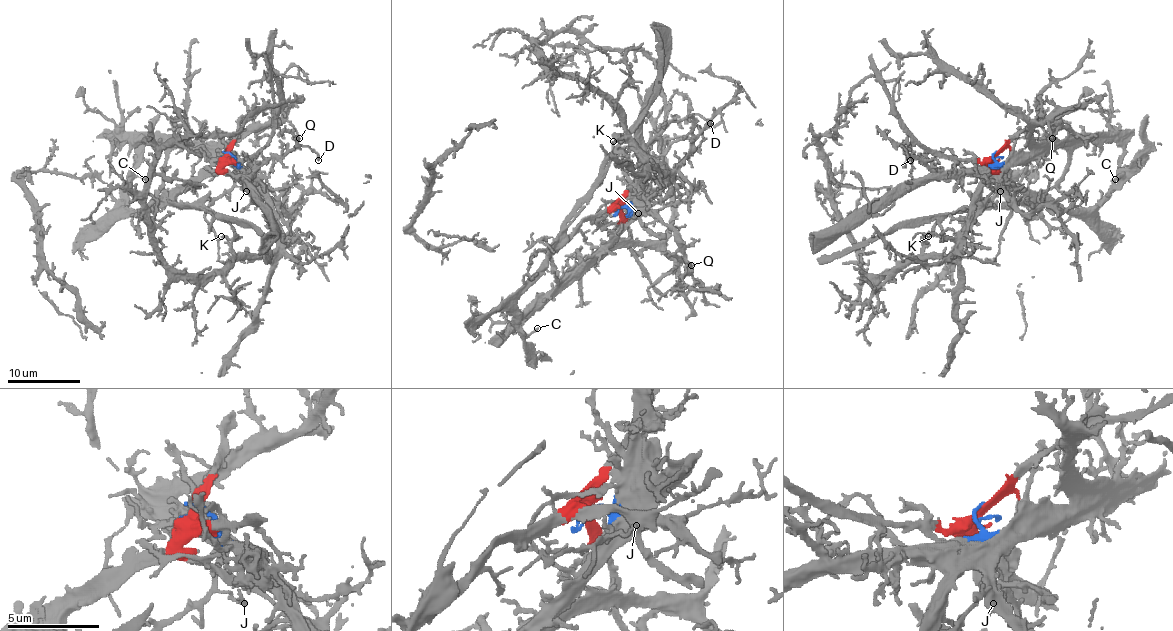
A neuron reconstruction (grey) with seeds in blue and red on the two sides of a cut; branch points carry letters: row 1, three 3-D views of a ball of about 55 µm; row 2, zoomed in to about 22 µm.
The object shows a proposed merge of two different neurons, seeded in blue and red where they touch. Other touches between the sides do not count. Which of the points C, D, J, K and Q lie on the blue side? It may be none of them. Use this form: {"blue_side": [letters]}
{"blue_side": ["D", "J", "K", "Q"]}

